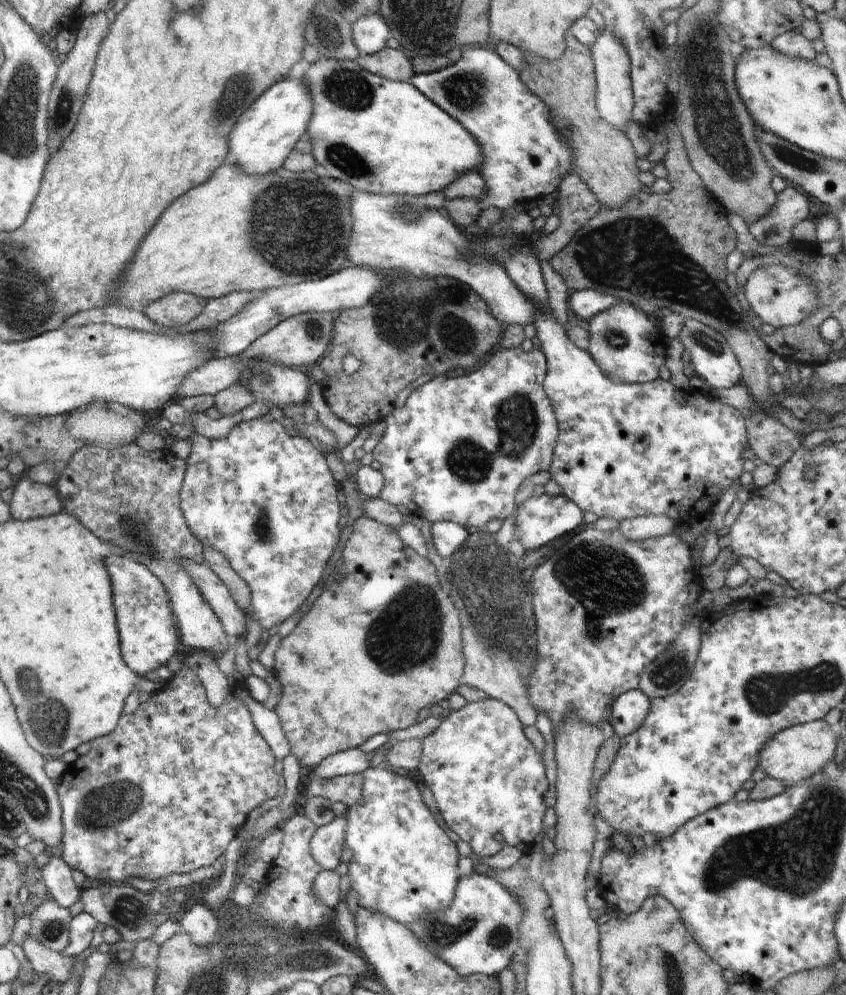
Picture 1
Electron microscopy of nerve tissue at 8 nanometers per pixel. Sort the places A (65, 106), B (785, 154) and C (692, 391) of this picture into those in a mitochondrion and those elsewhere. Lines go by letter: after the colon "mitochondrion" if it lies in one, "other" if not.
A: mitochondrion
B: mitochondrion
C: other

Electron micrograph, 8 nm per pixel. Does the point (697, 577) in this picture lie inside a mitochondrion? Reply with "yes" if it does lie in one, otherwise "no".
no

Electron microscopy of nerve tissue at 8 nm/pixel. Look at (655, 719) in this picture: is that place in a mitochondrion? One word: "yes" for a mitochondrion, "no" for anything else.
no

